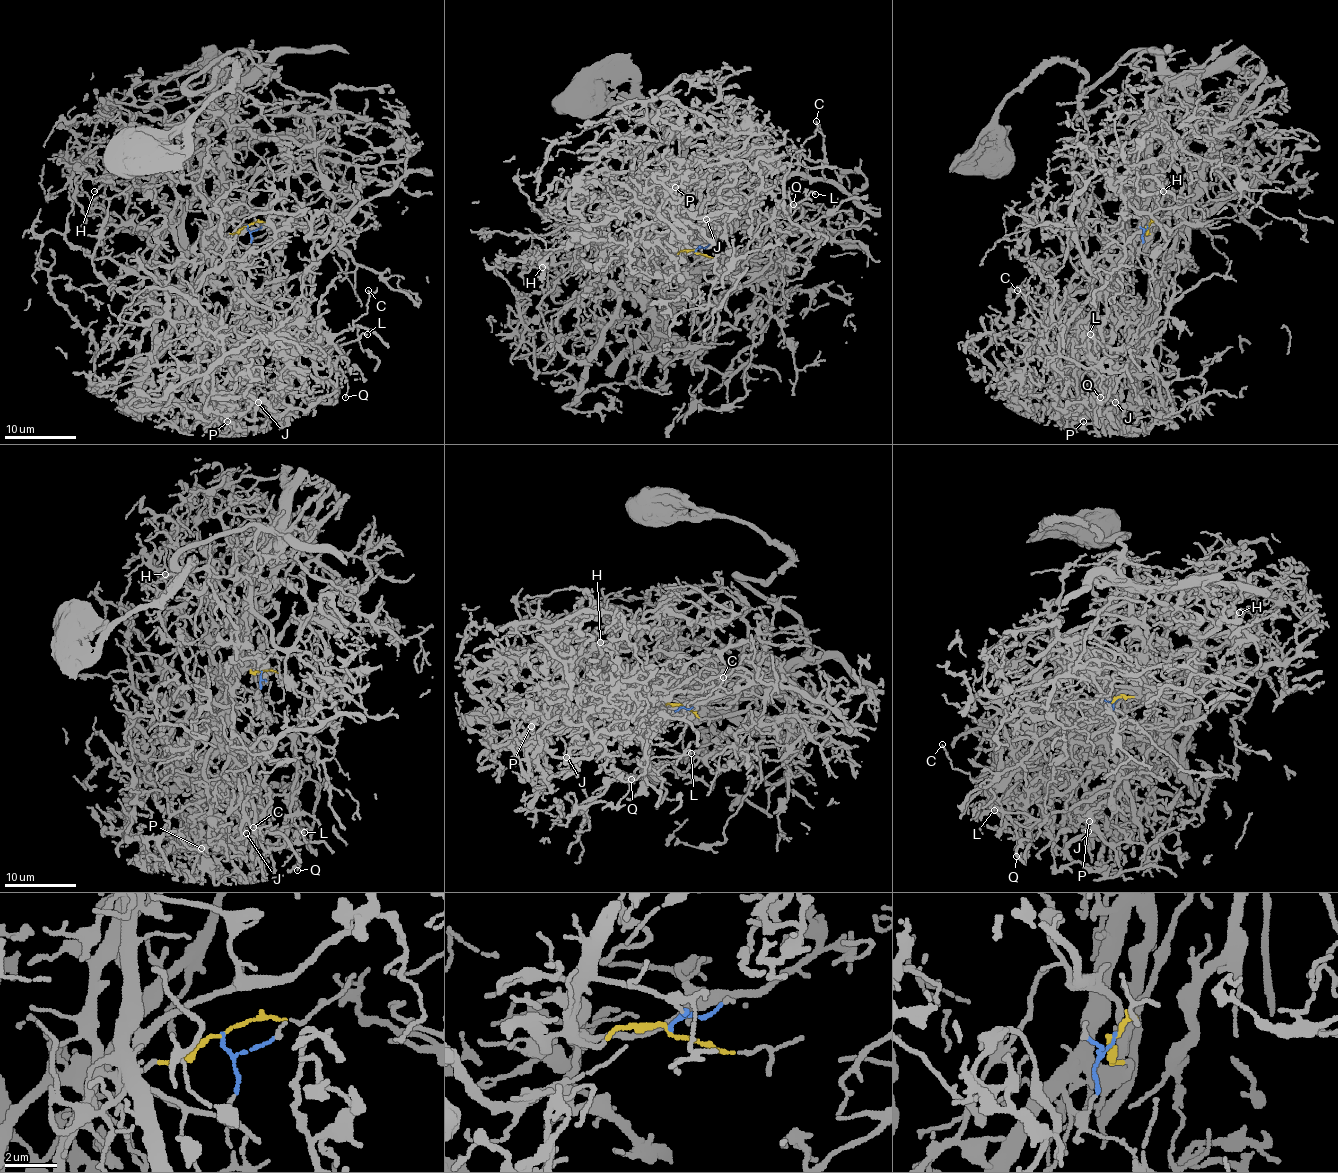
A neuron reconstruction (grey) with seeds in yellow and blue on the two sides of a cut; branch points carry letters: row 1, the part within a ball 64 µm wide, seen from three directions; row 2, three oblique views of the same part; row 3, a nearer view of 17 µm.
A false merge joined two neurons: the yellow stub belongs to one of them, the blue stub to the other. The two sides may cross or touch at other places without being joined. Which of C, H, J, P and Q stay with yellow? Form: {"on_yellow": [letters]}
{"on_yellow": ["H", "J", "P"]}

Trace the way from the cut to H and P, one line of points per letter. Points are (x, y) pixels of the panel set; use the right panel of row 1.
H: (1147, 225), (1149, 308), (1153, 252), (1137, 173), (1144, 150), (1151, 164), (1146, 177), (1164, 191)
P: (1147, 225), (1153, 306), (1140, 317), (1138, 333), (1128, 331), (1095, 406), (1074, 417), (1076, 426), (1083, 421)

